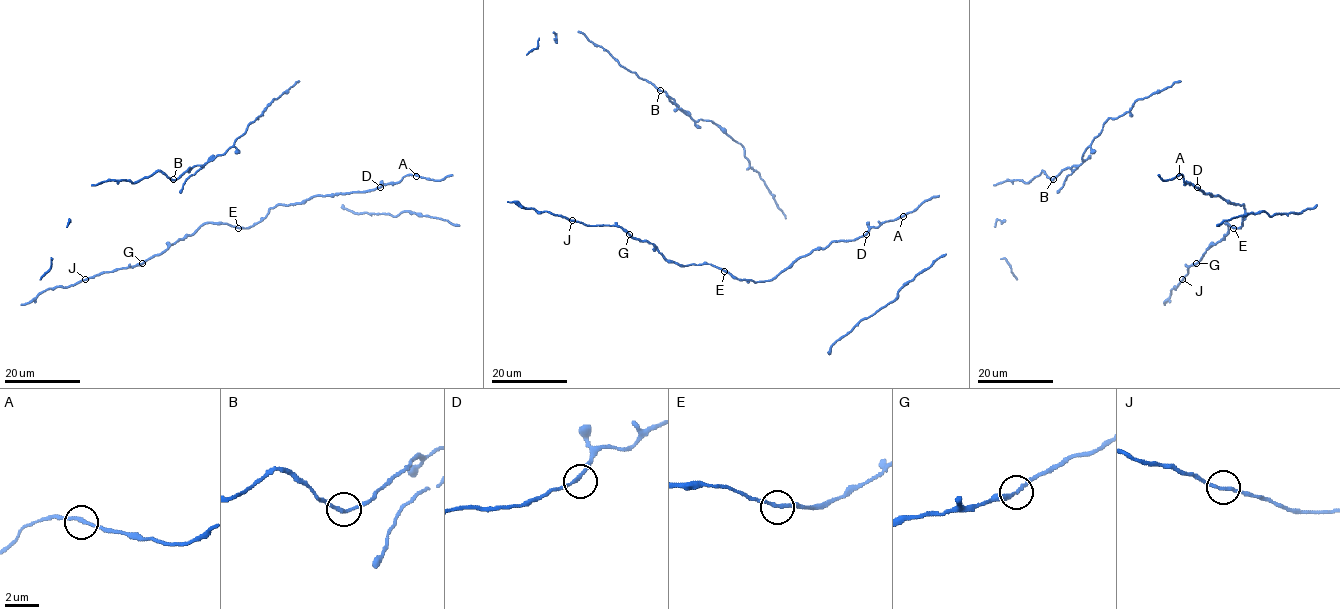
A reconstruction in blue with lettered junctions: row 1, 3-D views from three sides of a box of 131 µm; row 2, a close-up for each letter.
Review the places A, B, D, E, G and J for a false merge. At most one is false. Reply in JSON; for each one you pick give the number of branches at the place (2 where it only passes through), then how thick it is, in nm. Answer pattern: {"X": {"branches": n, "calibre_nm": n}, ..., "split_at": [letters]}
{"J": {"branches": 2, "calibre_nm": 200}, "split_at": ["J"]}

